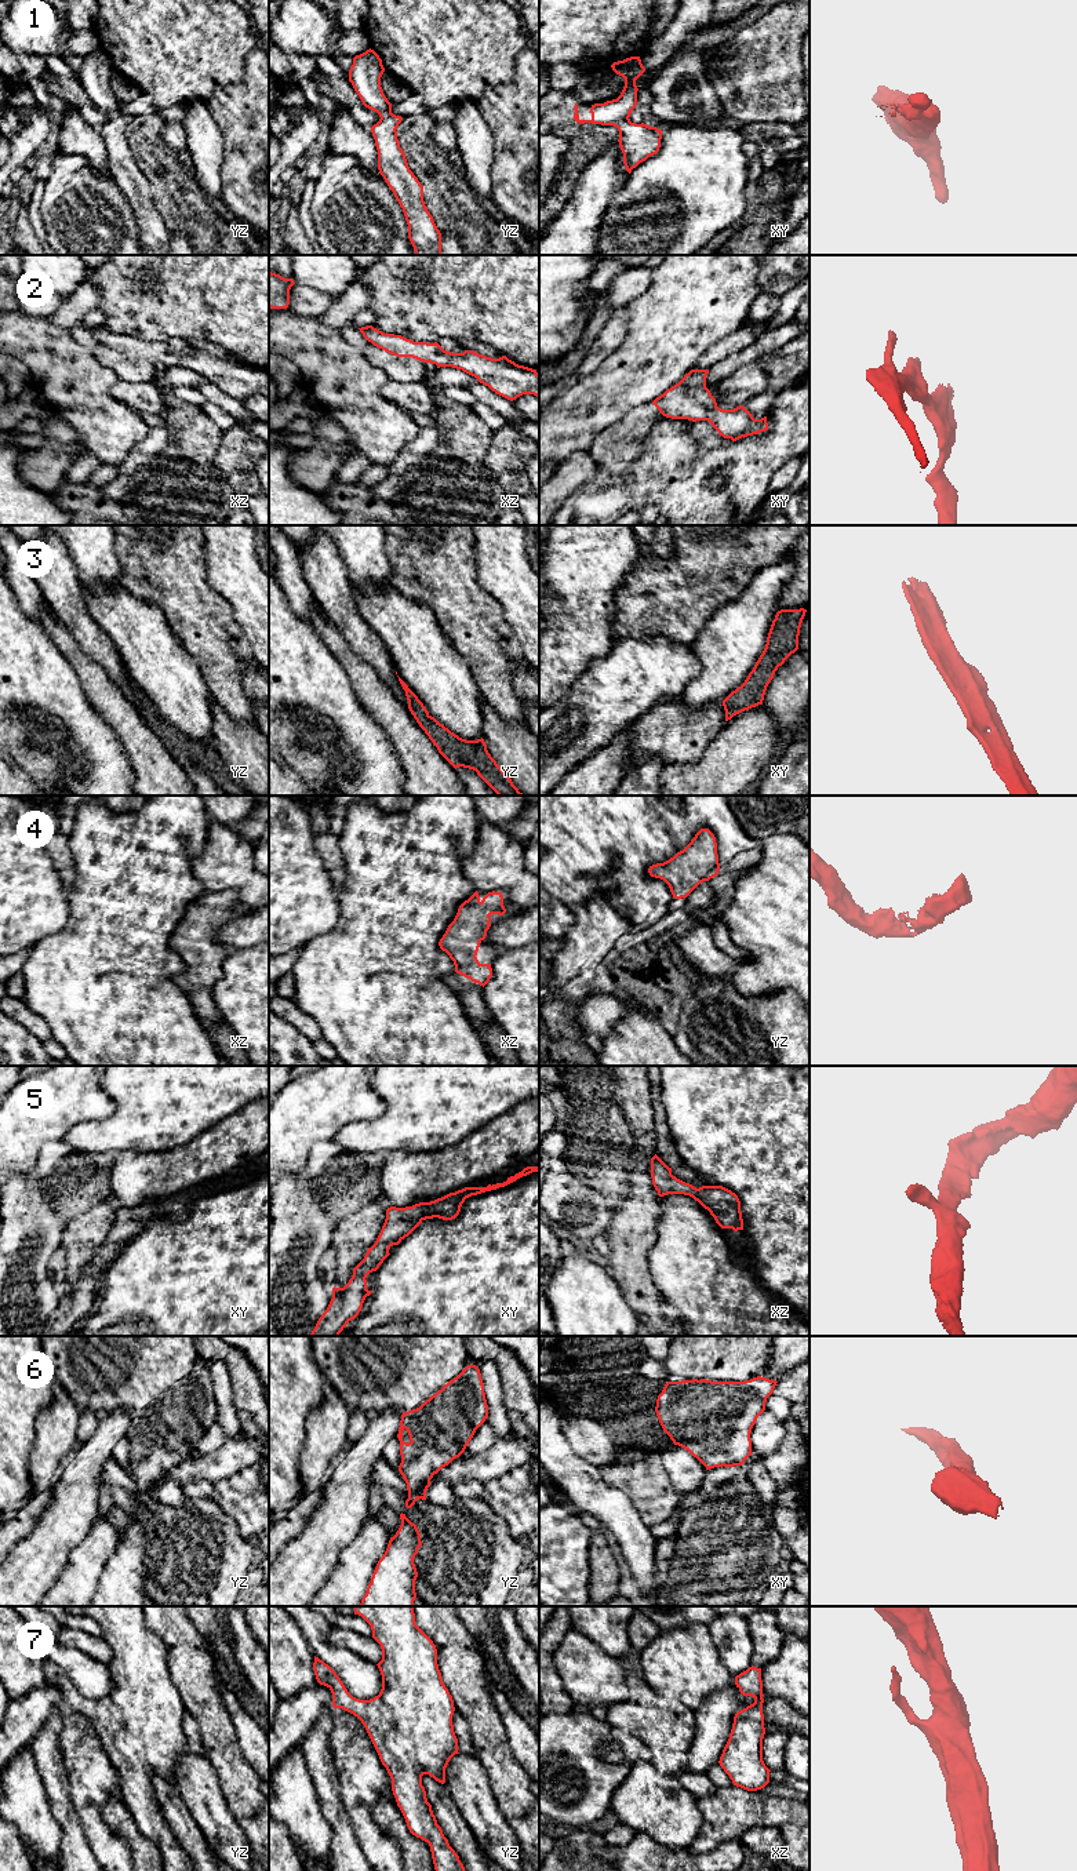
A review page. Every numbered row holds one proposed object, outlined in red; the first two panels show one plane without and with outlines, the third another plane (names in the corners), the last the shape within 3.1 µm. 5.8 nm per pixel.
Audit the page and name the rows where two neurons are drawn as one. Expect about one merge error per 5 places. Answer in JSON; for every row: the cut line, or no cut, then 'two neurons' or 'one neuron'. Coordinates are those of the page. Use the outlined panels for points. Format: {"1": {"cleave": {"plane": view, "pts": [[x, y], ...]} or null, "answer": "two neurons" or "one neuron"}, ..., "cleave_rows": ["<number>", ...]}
{"1": {"cleave": null, "answer": "one neuron"}, "2": {"cleave": null, "answer": "one neuron"}, "3": {"cleave": null, "answer": "one neuron"}, "4": {"cleave": null, "answer": "one neuron"}, "5": {"cleave": null, "answer": "one neuron"}, "6": {"cleave": null, "answer": "one neuron"}, "7": {"cleave": null, "answer": "one neuron"}, "cleave_rows": []}

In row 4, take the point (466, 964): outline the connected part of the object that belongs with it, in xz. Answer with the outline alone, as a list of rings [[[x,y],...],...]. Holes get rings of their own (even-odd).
[[[476,891],[459,906],[439,942],[440,949],[454,961],[455,972],[483,987],[490,982],[492,968],[491,964],[480,964],[476,955],[491,927],[490,916],[505,913],[502,892],[492,891],[481,899]]]

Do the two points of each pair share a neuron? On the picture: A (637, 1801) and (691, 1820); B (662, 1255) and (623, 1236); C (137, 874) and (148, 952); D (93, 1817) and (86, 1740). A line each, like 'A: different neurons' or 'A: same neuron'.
A: same neuron
B: different neurons
C: same neuron
D: same neuron

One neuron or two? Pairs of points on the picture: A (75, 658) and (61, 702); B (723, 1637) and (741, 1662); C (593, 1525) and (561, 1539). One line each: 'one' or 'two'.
A: two
B: one
C: two

